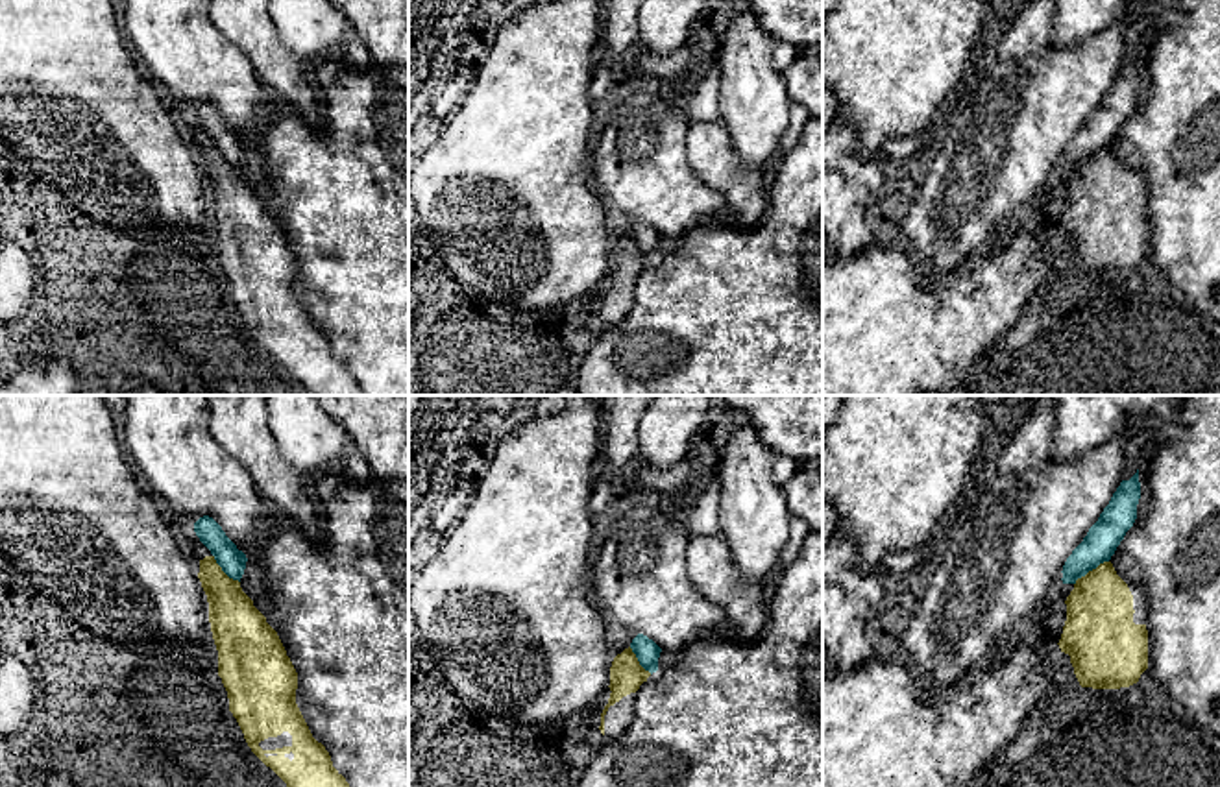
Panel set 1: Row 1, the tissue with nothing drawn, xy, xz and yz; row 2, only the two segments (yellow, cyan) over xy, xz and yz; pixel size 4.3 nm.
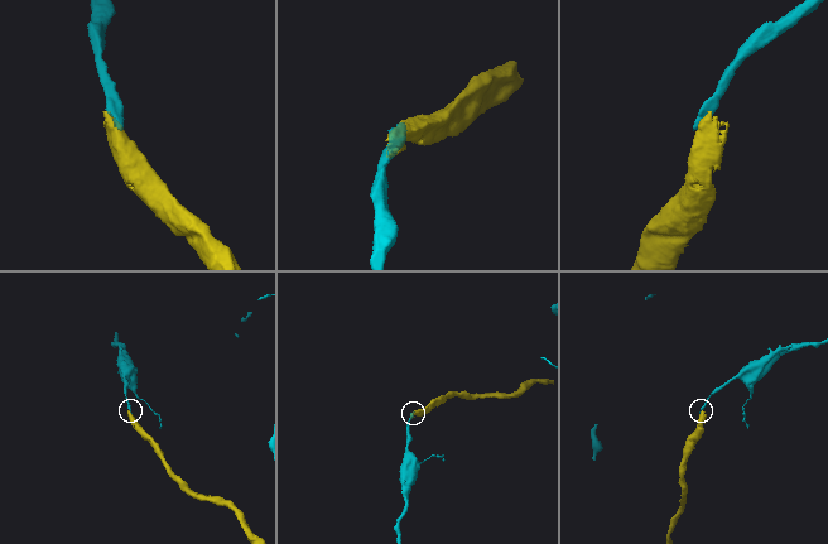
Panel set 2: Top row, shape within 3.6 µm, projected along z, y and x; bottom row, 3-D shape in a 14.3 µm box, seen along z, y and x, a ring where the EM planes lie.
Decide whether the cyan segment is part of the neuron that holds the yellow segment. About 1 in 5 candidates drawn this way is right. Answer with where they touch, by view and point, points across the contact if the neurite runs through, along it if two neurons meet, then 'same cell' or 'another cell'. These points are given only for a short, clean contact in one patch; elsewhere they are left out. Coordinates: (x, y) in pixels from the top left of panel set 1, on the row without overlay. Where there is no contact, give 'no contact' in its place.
meets yellow in yz at (1089, 157); border along yz (1108, 146), (1089, 156), (1074, 170); another cell

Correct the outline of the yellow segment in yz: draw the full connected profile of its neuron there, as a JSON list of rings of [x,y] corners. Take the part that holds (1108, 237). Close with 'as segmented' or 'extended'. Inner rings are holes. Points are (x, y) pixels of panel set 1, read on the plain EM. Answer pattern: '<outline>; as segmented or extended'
[[[1104,148],[1076,166],[1065,190],[1067,207],[1057,231],[1070,242],[1080,272],[1120,275],[1137,270],[1148,255],[1146,176],[1122,166],[1113,150]]]; extended

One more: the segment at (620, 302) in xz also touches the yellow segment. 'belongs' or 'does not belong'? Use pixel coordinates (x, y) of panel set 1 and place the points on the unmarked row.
belongs

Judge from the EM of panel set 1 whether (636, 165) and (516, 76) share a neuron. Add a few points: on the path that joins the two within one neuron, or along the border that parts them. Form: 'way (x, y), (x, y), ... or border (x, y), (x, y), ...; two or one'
border (594, 141), (590, 150), (592, 181); two

